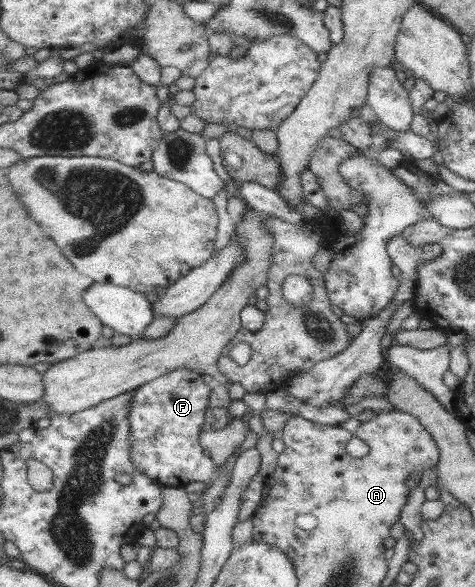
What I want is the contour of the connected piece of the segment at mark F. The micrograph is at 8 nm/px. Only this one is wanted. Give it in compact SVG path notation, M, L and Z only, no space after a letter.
M184 368L178 369L139 387L133 399L133 409L130 411L130 421L133 425L133 458L139 470L146 472L159 484L185 488L192 481L202 481L211 485L218 481L223 474L219 465L210 455L206 455L200 435L206 425L206 411L211 409L212 389L215 383L206 383L204 374L199 371Z

